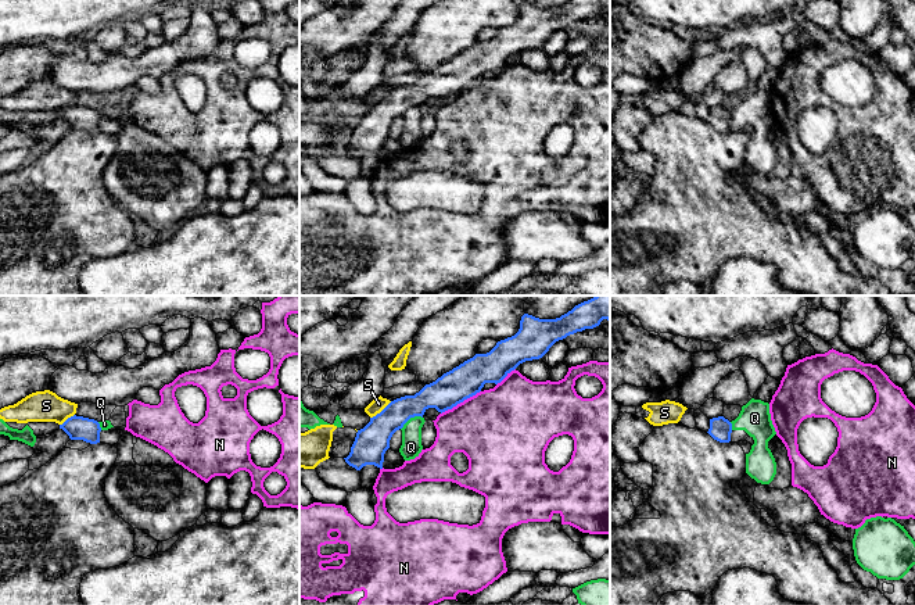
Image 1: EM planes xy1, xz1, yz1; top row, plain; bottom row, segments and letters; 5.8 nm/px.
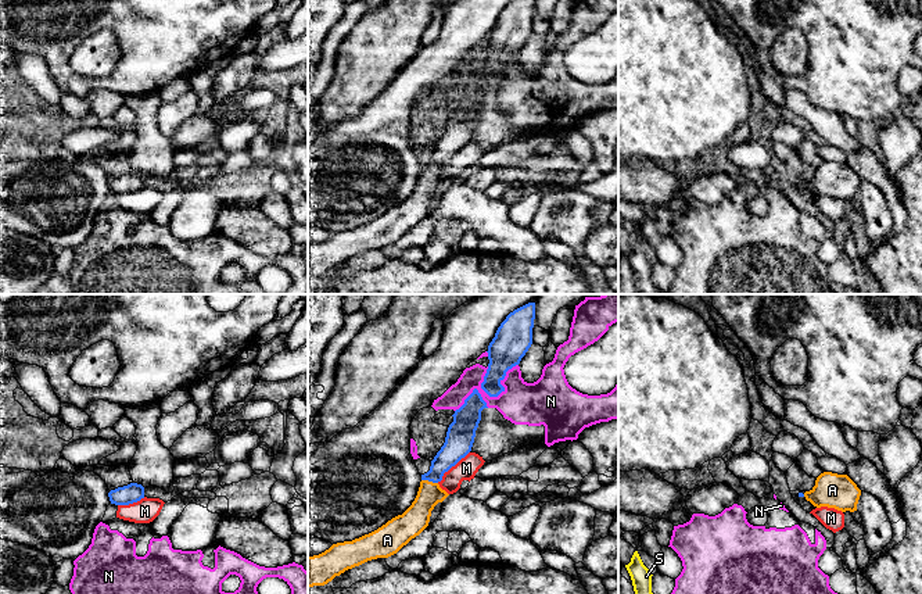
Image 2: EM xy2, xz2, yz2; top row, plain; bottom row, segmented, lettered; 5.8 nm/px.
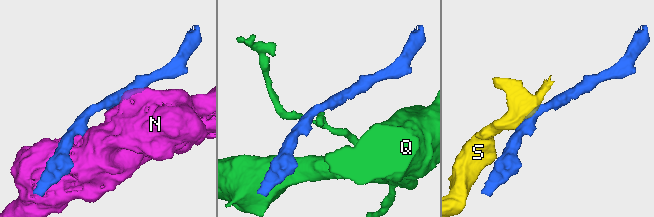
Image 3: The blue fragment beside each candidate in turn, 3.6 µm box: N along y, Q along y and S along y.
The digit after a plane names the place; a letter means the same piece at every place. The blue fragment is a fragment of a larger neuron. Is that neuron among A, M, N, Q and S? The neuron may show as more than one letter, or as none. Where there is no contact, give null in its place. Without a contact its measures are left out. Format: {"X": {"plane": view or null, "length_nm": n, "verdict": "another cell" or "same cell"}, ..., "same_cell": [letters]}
{"A": {"plane": "xz2", "length_nm": 100, "verdict": "same cell"}, "M": {"plane": "xz2", "length_nm": 260, "verdict": "another cell"}, "N": {"plane": "xz2", "length_nm": 260, "verdict": "another cell"}, "Q": {"plane": "xz1", "length_nm": 150, "verdict": "another cell"}, "S": {"plane": "xz1", "length_nm": 160, "verdict": "another cell"}, "same_cell": ["A"]}

